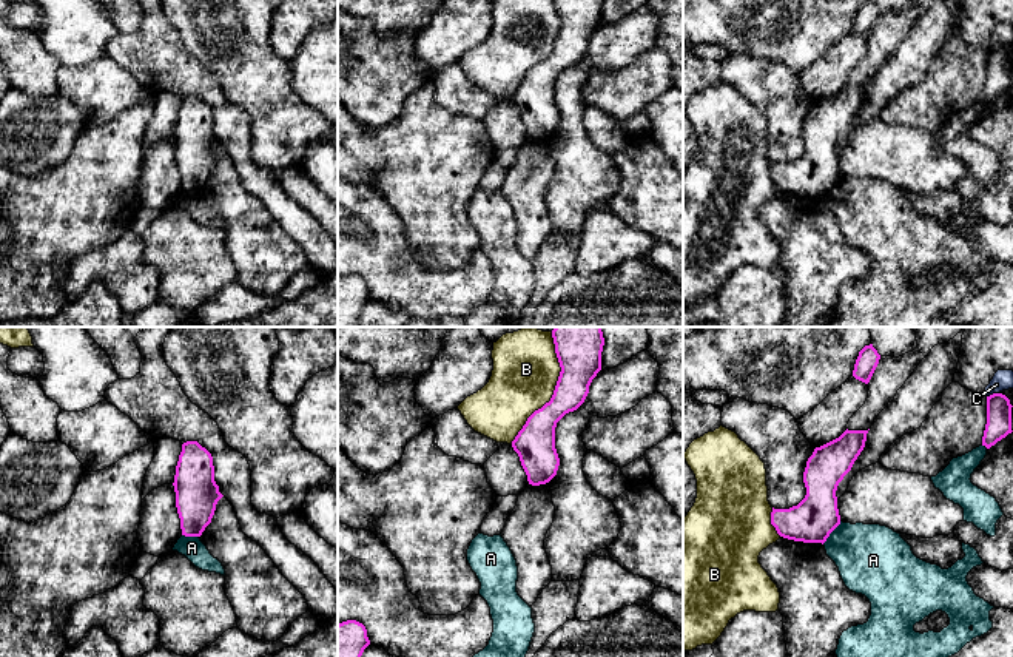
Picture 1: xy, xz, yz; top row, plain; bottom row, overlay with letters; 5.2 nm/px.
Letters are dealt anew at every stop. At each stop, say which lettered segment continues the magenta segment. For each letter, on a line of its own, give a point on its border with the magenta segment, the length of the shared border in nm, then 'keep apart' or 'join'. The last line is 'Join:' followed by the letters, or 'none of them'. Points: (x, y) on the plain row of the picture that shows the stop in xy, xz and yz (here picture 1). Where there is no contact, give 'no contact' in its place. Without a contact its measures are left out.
A: meets magenta in yz at (831, 185); contact 160 nm long; keep apart
B: meets magenta in xz at (552, 51); contact 550 nm long; keep apart
C: meets magenta in yz at (993, 48); contact 70 nm long; keep apart
Join: none of them

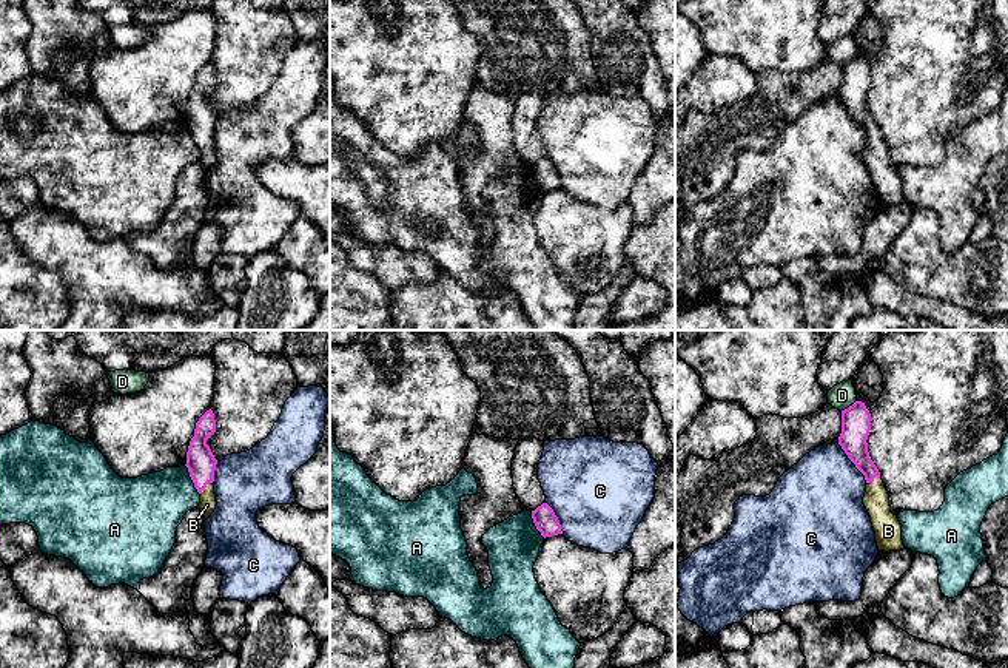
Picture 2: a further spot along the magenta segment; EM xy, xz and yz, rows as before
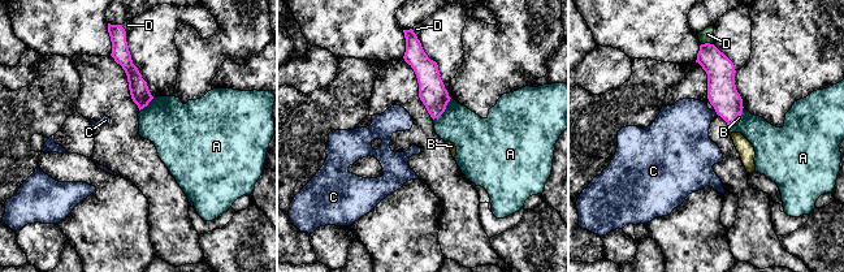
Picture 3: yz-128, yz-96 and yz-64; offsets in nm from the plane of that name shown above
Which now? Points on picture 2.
A: meets magenta in xy at (191, 133); contact 180 nm long; keep apart
B: meets magenta in yz at (873, 133); contact 80 nm long; join
C: meets magenta in yz at (851, 114); contact 260 nm long; keep apart
D: meets magenta in yz at (850, 60); contact 100 nm long; keep apart
Join: B

